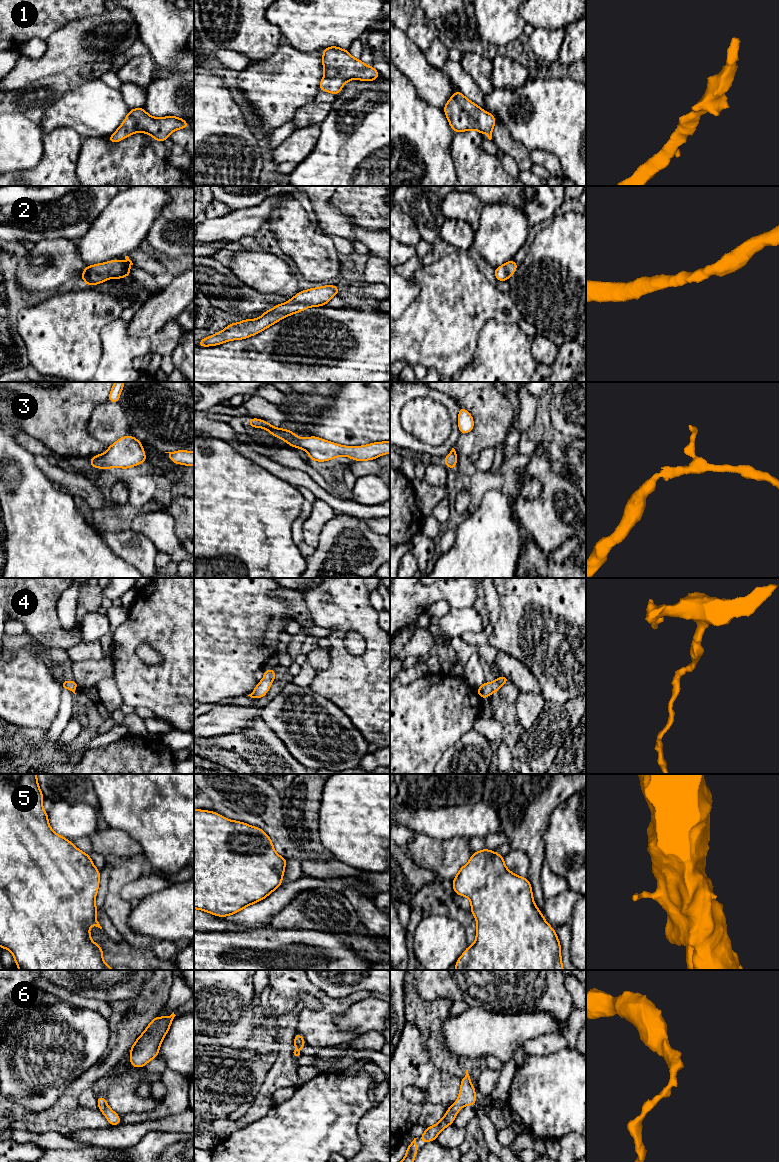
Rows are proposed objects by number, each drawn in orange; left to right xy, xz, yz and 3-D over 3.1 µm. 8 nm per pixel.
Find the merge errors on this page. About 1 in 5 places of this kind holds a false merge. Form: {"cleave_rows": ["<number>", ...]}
{"cleave_rows": []}

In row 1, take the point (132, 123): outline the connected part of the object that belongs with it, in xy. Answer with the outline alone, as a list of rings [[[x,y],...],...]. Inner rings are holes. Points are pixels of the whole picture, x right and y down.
[[[143,107],[129,110],[120,127],[109,136],[109,143],[119,142],[126,137],[137,133],[147,133],[155,140],[164,142],[169,135],[177,129],[186,129],[189,126],[187,120],[177,116],[153,117]]]

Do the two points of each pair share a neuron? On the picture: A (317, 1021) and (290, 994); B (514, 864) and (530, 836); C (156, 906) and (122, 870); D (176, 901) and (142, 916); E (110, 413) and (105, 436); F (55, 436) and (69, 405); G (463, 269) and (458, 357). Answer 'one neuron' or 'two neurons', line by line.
A: one neuron
B: two neurons
C: two neurons
D: one neuron
E: one neuron
F: one neuron
G: one neuron

